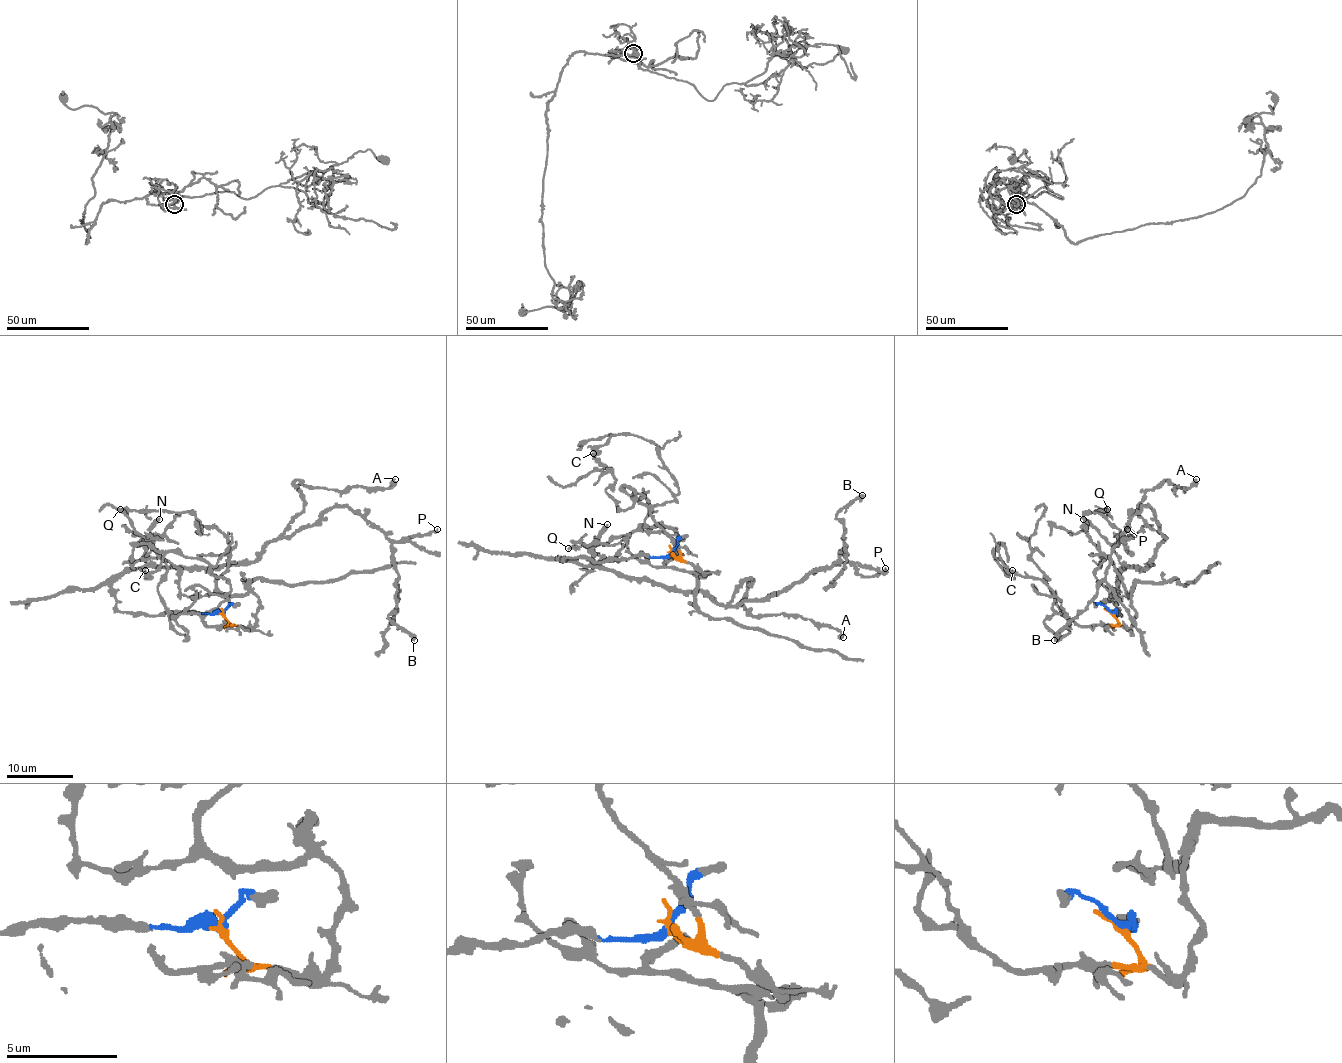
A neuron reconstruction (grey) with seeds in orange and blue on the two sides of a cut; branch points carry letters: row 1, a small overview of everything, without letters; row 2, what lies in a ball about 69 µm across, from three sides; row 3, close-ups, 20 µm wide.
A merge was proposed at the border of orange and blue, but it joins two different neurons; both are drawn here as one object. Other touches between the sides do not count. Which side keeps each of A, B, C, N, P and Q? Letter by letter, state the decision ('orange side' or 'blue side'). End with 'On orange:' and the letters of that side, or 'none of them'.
A: blue side
B: blue side
C: orange side
N: blue side
P: blue side
Q: orange side
On orange: C, Q

